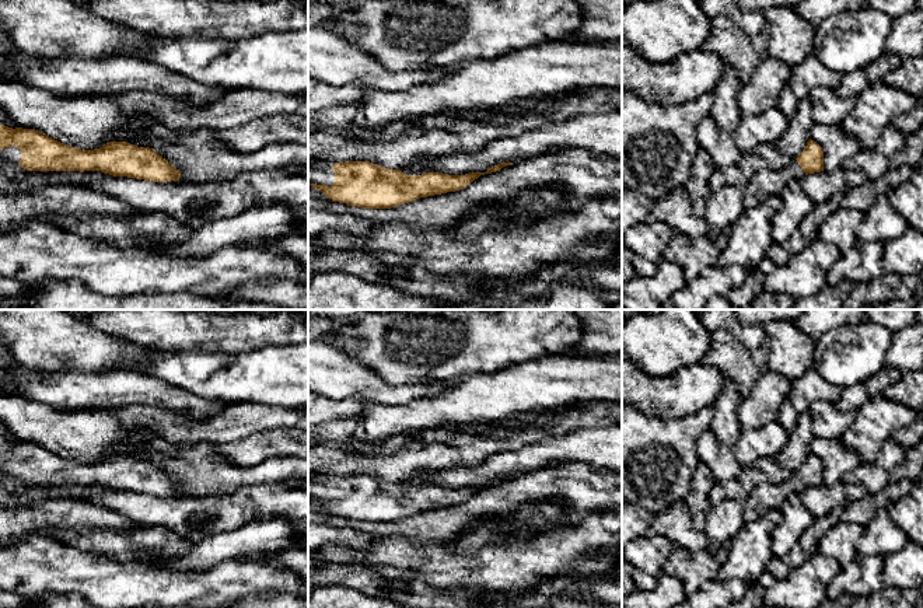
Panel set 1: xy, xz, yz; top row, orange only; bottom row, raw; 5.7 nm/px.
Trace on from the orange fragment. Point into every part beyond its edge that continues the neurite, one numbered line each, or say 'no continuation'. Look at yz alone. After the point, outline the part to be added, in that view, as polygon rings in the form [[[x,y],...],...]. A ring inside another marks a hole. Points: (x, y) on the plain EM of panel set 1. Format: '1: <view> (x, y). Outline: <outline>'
1: yz (765, 498). Outline: [[[796,472],[782,483],[761,483],[749,489],[744,500],[744,520],[754,521],[761,516],[777,511],[782,503],[791,495],[801,495],[805,486]]]

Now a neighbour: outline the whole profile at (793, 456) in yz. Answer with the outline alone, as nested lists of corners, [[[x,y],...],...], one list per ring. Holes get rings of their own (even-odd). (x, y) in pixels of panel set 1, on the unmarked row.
[[[805,412],[797,420],[796,427],[789,433],[787,444],[776,457],[777,462],[791,474],[797,472],[810,454],[810,443],[812,438],[811,416]]]

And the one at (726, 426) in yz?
[[[726,380],[720,394],[713,402],[714,416],[710,429],[723,444],[734,447],[741,434],[741,424],[738,420],[738,406],[744,399],[738,385]]]

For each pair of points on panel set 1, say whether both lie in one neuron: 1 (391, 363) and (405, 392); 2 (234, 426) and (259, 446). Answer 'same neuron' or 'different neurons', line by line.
1: different neurons
2: different neurons

